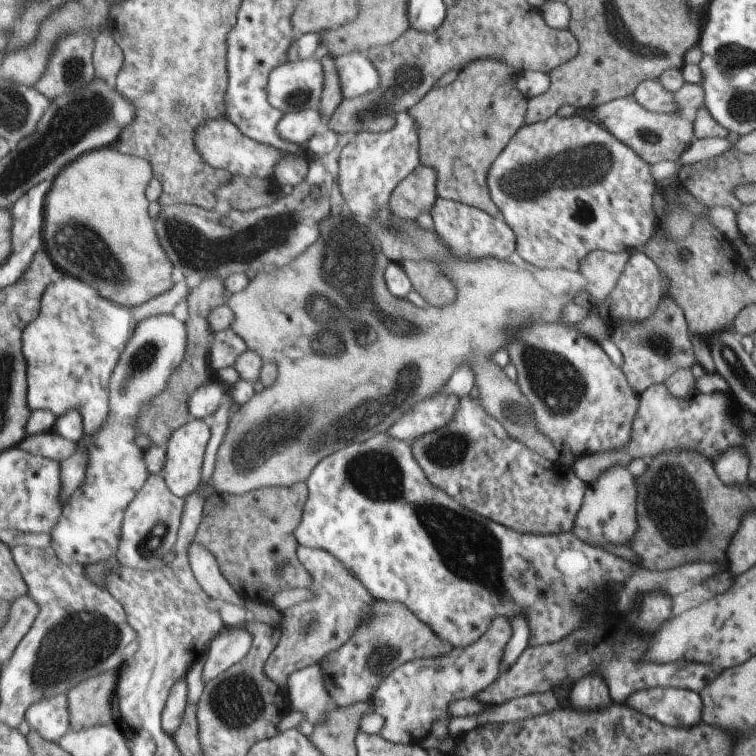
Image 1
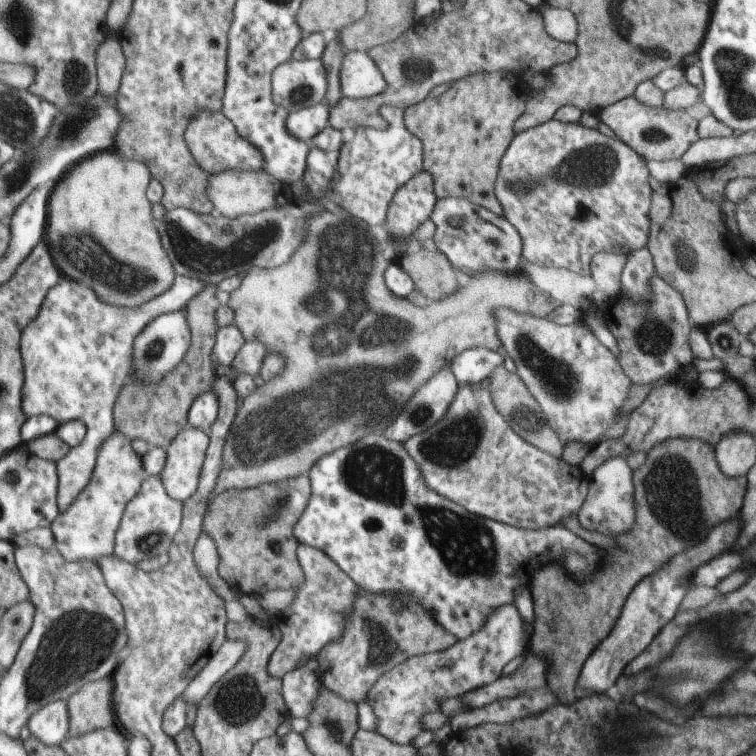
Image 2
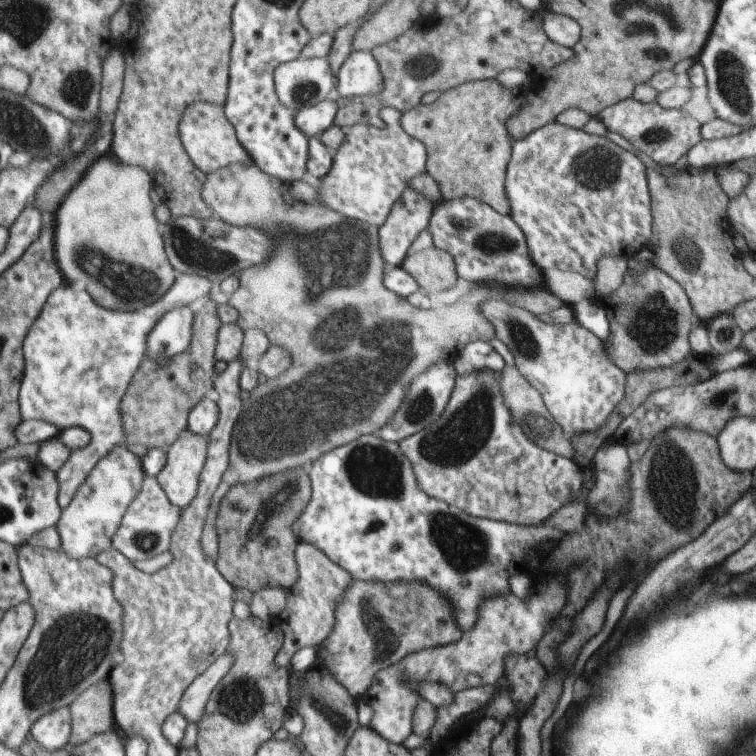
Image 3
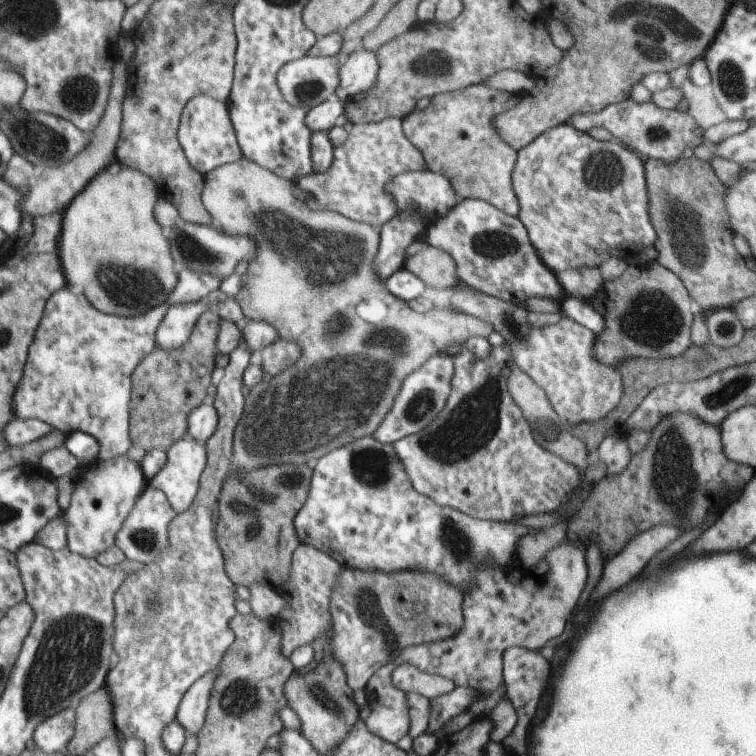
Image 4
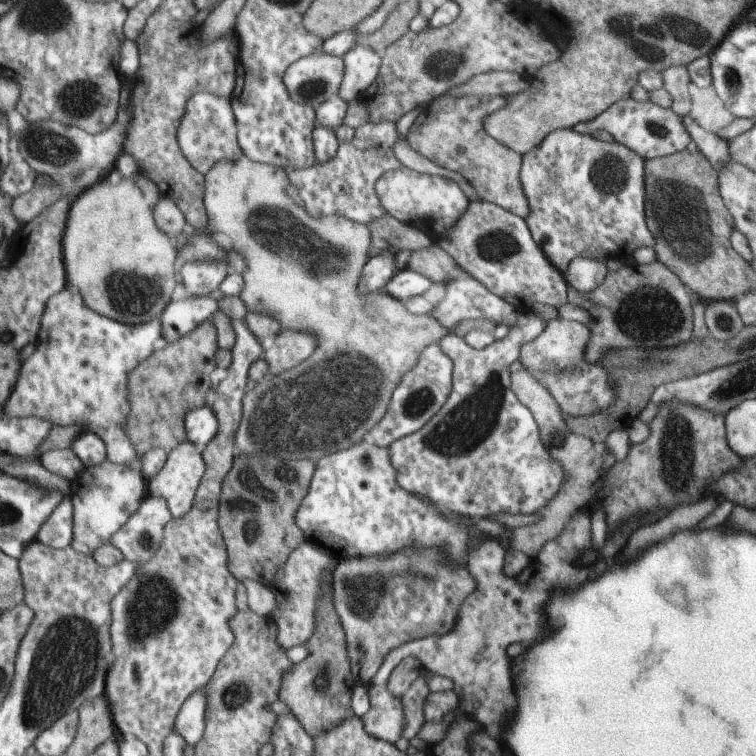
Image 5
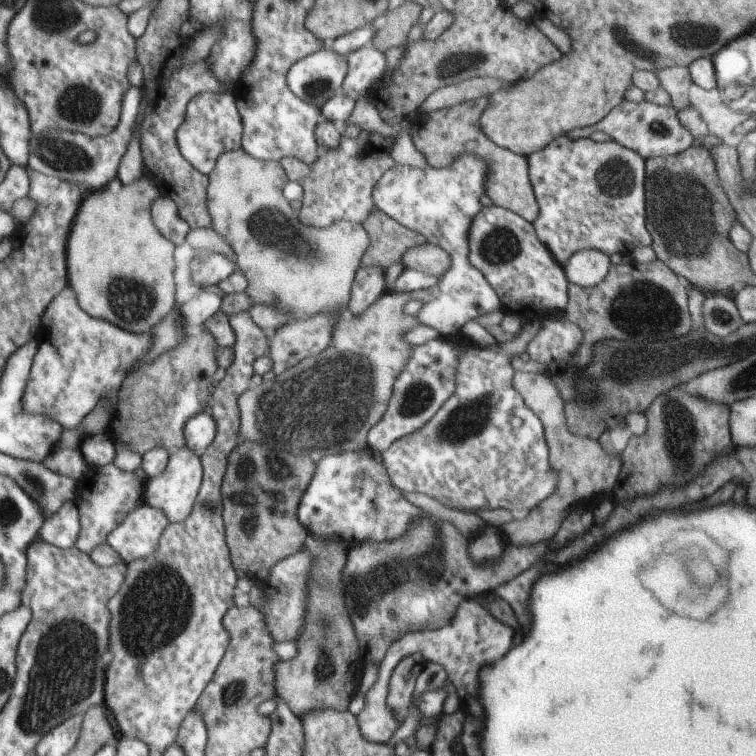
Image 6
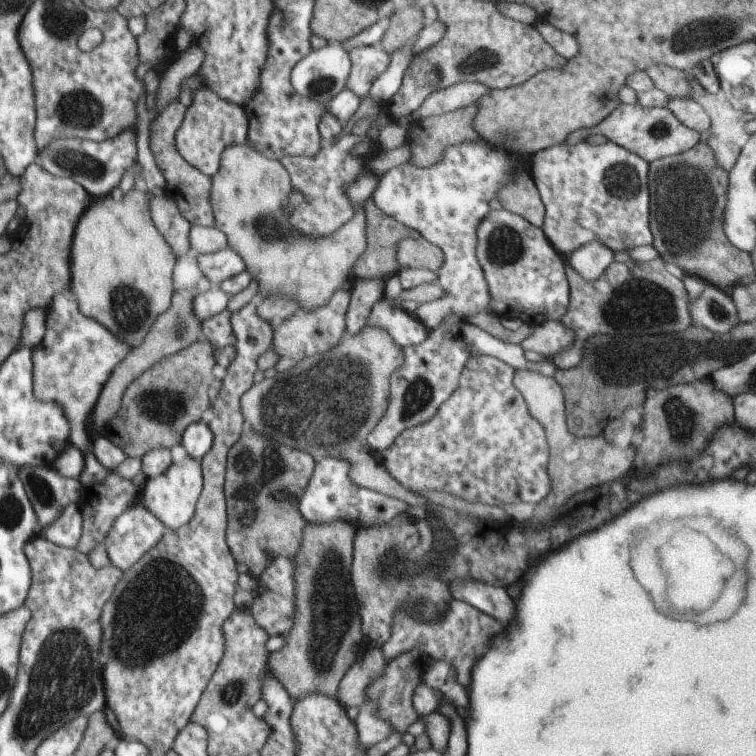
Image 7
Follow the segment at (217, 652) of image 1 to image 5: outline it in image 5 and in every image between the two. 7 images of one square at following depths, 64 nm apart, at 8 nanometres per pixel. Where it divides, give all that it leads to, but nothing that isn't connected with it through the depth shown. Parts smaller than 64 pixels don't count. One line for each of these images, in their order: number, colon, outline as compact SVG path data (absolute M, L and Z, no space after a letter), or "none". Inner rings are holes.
2: M227 640L223 648L219 648L219 652L211 656L207 668L203 668L199 676L195 676L195 680L191 682L191 688L187 688L187 692L183 694L183 702L197 710L199 702L207 698L207 692L215 688L215 684L219 684L219 680L223 680L223 676L227 676L227 672L235 668L235 664L239 664L239 660L243 658L243 652L245 652L245 646L241 642Z
3: M221 656L219 660L215 660L215 664L211 664L195 680L195 684L191 684L191 688L187 690L187 694L183 696L183 702L179 706L179 712L185 714L189 724L197 726L197 722L201 720L201 716L207 708L207 700L209 700L213 688L219 684L219 680L223 680L223 676L227 676L227 672L231 670L231 664L233 664L233 658Z
4: M215 670L209 672L207 676L197 680L197 684L191 688L191 692L183 698L177 722L187 730L187 736L197 738L197 734L201 732L201 728L207 720L205 716L207 716L209 696L211 696L211 688L213 688L215 678L217 678L217 672Z
5: M201 688L201 692L197 692L183 706L183 712L179 714L179 722L177 722L177 734L181 734L187 740L187 746L191 746L193 750L203 740L203 734L207 728L205 712L207 712L207 698Z

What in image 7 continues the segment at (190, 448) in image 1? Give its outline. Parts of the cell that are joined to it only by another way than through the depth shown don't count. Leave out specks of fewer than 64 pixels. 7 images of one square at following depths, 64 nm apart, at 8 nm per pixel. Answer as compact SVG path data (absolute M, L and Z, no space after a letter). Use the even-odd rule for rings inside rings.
M185 456L181 462L173 462L167 474L155 480L147 480L147 484L141 488L139 504L151 510L167 526L167 530L175 530L175 528L185 528L187 524L191 524L191 520L195 518L195 506L201 492L203 492L203 484L201 484L199 464L195 462L195 458Z

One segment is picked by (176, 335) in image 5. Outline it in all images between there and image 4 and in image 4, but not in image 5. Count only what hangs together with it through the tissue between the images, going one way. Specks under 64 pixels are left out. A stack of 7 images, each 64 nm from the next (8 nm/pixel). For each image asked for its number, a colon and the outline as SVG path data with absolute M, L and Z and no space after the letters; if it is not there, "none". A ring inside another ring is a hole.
4: M205 300L193 302L193 304L175 304L171 306L171 310L167 312L161 328L159 328L159 346L157 350L179 350L183 348L195 330L195 324L199 320L199 316L203 316L205 312L209 312L213 306L209 306Z

